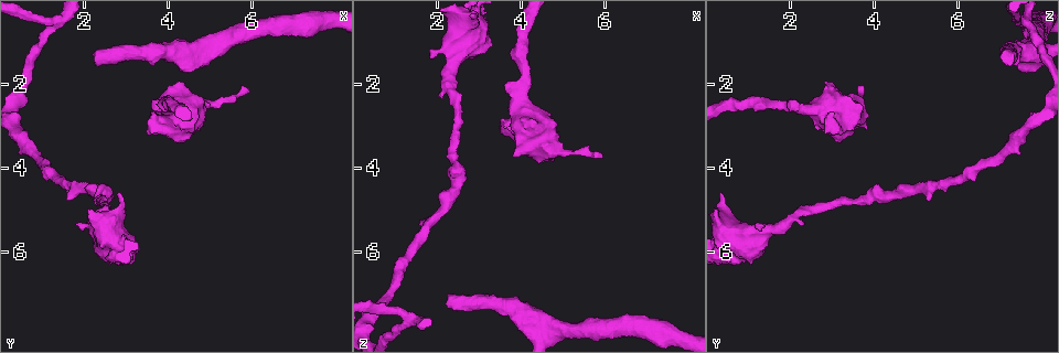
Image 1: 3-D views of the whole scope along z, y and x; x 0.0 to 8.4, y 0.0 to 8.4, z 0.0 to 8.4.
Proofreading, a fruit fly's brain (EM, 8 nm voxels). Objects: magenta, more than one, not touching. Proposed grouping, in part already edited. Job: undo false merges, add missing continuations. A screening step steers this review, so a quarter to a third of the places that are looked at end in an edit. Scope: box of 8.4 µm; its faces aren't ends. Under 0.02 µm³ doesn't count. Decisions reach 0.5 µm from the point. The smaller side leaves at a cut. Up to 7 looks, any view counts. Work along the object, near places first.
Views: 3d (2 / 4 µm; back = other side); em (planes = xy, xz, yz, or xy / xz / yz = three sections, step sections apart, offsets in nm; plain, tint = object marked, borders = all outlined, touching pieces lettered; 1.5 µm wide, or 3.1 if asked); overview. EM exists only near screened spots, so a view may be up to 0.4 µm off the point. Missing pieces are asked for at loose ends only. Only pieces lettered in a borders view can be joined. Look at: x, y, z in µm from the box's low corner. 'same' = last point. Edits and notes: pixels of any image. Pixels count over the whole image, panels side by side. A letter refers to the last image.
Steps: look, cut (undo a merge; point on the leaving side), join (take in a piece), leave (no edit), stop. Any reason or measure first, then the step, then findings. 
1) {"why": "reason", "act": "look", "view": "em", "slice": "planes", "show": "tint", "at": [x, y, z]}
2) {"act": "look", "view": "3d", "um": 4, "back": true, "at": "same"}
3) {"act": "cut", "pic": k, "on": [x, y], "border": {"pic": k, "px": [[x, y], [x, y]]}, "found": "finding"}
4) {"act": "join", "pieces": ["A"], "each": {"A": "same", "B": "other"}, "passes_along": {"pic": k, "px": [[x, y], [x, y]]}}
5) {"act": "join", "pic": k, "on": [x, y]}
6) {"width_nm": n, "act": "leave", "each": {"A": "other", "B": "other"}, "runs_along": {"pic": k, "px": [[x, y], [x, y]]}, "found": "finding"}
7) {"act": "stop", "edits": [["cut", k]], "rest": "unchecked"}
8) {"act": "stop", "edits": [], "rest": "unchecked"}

{"why": "free end", "act": "look", "view": "em", "slice": "xy", "step": 4, "show": "tint", "at": [2.25, 1.40, 7.05]}

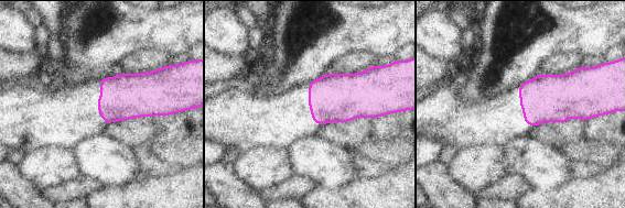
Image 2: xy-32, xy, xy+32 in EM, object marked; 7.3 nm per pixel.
{"why": "cut it another way", "act": "look", "view": "em", "slice": "planes", "show": "borders", "at": "same"}

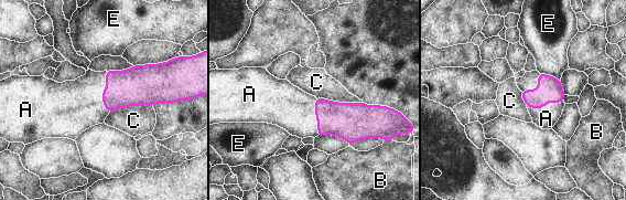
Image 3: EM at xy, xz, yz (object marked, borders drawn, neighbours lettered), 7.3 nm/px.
{"act": "join", "pieces": ["A"], "each": {"A": "same", "B": "other", "C": "other", "E": "other"}, "passes_along": {"pic": 3, "px": [[135, 86], [103, 92], [73, 106]]}, "found": "the neuron continues"}

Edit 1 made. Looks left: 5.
{"why": "abrupt turn", "act": "look", "view": "3d", "um": 4, "at": [2.65, 5.55, 0.55]}

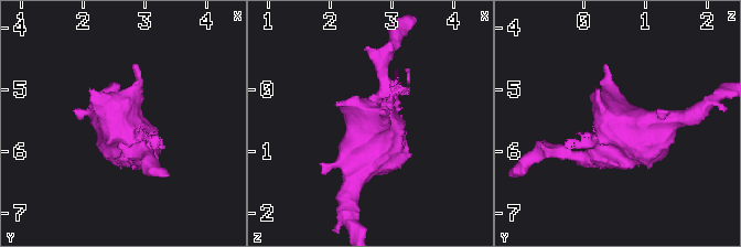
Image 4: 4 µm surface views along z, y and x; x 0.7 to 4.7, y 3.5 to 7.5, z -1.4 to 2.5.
{"why": "shape alone is not enough", "act": "look", "view": "em", "slice": "planes", "show": "borders", "at": [2.60, 5.60, 0.65]}

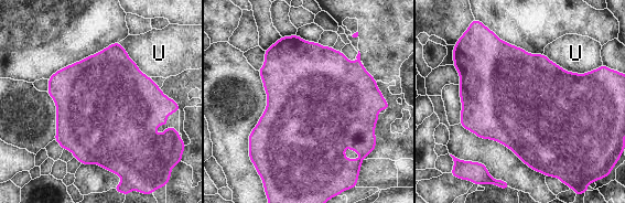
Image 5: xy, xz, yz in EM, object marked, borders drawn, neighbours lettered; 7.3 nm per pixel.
{"act": "leave", "each": {"U": "other"}, "border": {"pic": 5, "px": [[543, 53], [567, 71], [591, 71]]}, "found": "all the same neuron"}

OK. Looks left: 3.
{"act": "stop", "edits": [["join", 3]], "rest": "unchecked"}

